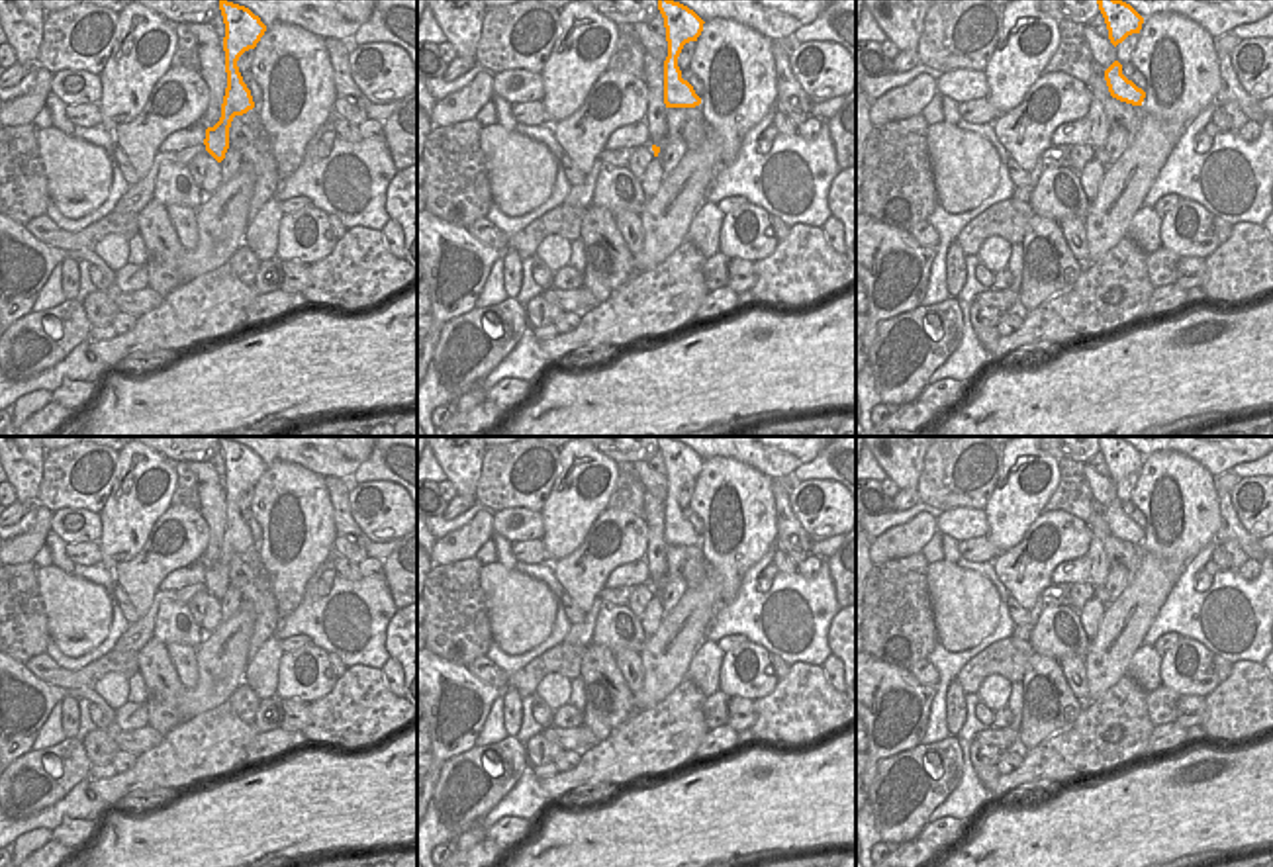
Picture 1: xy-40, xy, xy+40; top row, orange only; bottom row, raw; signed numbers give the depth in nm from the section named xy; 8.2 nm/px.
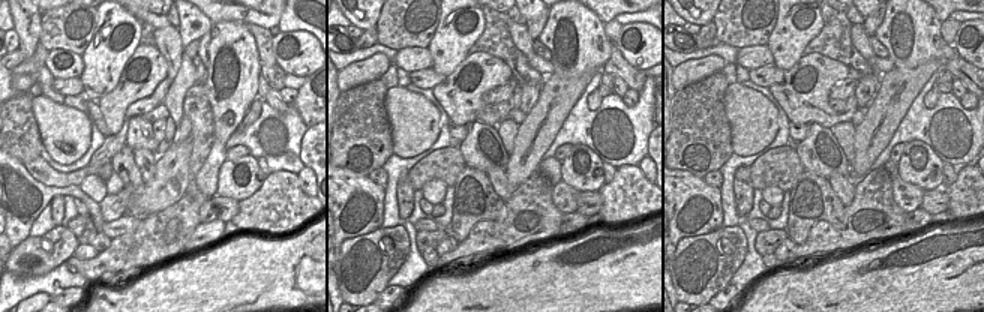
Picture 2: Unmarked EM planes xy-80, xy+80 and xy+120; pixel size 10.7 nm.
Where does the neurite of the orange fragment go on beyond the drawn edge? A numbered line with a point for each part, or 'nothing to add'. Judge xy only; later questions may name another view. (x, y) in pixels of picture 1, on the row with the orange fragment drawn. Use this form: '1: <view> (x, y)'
nothing to add

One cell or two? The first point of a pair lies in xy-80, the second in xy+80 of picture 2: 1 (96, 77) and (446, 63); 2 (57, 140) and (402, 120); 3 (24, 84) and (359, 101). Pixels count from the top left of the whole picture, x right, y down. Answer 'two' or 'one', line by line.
1: one
2: one
3: two

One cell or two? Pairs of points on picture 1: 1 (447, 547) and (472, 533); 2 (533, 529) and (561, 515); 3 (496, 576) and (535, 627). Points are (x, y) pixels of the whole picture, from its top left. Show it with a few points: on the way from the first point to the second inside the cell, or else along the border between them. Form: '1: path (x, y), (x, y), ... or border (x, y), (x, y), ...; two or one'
1: path (453, 547), (467, 539); one
2: border (539, 511), (541, 539); two
3: path (502, 588), (523, 615); one

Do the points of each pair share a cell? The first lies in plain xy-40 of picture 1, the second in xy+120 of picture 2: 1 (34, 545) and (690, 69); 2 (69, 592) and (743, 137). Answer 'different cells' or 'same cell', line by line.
1: same cell
2: same cell

